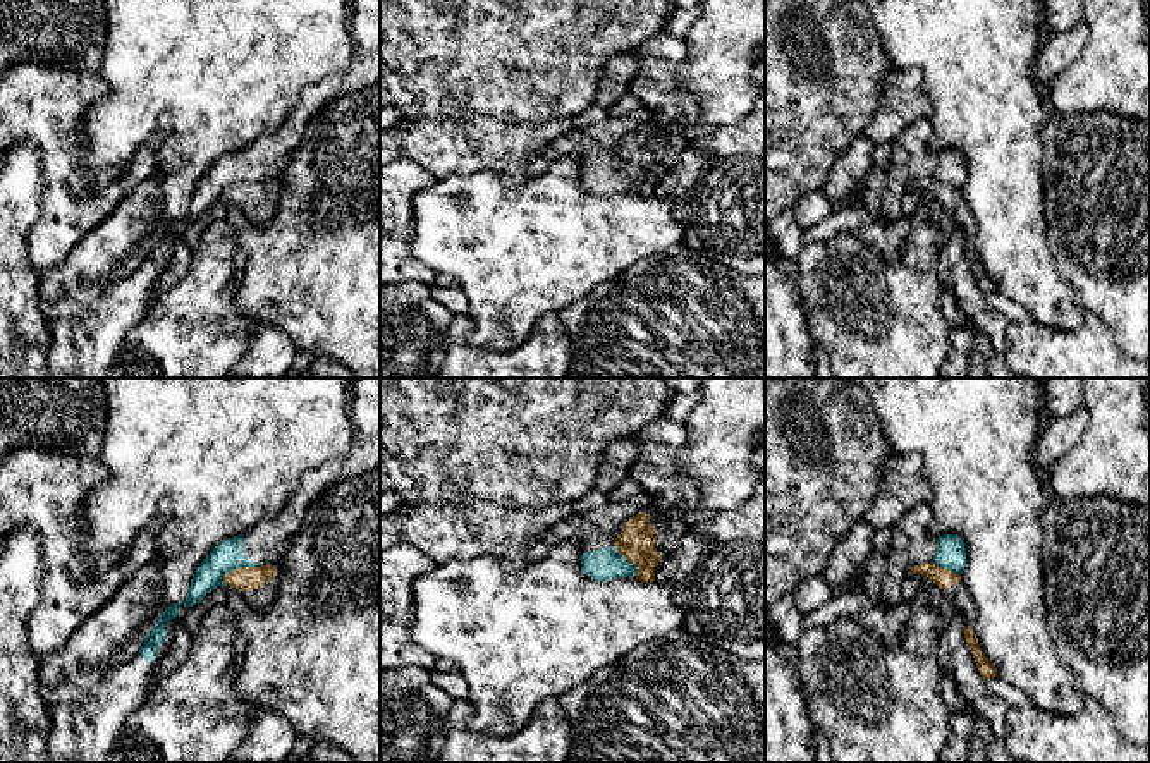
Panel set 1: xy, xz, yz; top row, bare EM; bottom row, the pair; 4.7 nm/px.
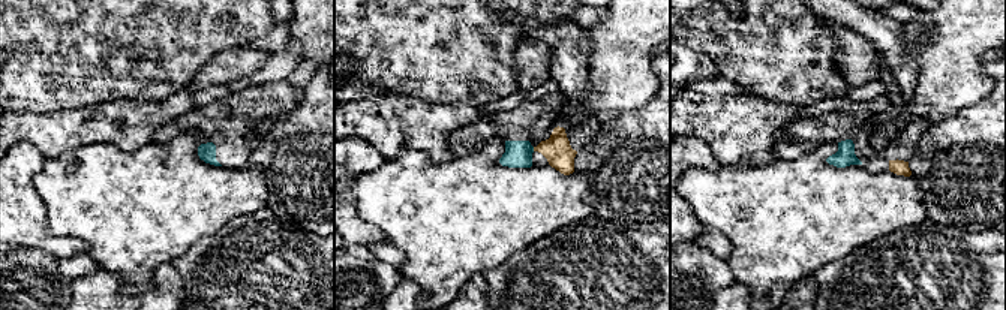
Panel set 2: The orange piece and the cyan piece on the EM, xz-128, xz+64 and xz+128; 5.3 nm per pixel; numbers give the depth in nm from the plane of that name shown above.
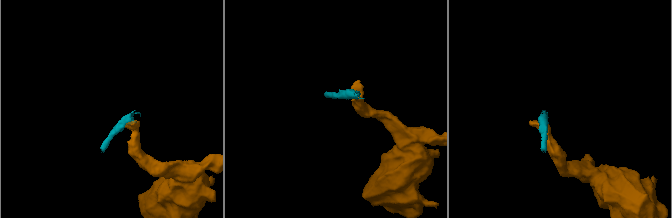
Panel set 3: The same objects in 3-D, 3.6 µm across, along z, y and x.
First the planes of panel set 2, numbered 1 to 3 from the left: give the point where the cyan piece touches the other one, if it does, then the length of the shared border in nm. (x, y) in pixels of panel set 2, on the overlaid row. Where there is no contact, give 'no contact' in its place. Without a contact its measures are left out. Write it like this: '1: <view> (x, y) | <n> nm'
1: no contact
2: xz+64 (534, 149) | 30 nm
3: no contact

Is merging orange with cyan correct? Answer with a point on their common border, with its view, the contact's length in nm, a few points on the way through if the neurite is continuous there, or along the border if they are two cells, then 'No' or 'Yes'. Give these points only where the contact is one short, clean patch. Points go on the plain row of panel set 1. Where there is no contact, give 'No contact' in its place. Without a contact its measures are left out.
Touches orange at xy (241, 183). Shared border 200 nm. Boundary: xy (260, 179), (231, 184), (222, 196). No

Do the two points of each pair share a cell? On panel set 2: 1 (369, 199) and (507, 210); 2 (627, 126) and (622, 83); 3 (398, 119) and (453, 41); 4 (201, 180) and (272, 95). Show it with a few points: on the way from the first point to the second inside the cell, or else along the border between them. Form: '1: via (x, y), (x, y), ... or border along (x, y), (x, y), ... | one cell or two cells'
1: via (404, 199), (413, 199), (429, 210), (473, 210) | one cell
2: border along (654, 95), (646, 104), (621, 113) | two cells
3: border along (389, 93), (447, 105) | two cells
4: border along (222, 165), (230, 168), (248, 166) | two cells

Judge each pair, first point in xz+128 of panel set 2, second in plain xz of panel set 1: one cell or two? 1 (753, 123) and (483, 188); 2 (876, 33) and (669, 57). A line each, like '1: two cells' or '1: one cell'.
1: two cells
2: one cell

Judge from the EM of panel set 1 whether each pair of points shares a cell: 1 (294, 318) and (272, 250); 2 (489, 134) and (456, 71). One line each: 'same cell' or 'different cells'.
1: same cell
2: different cells

